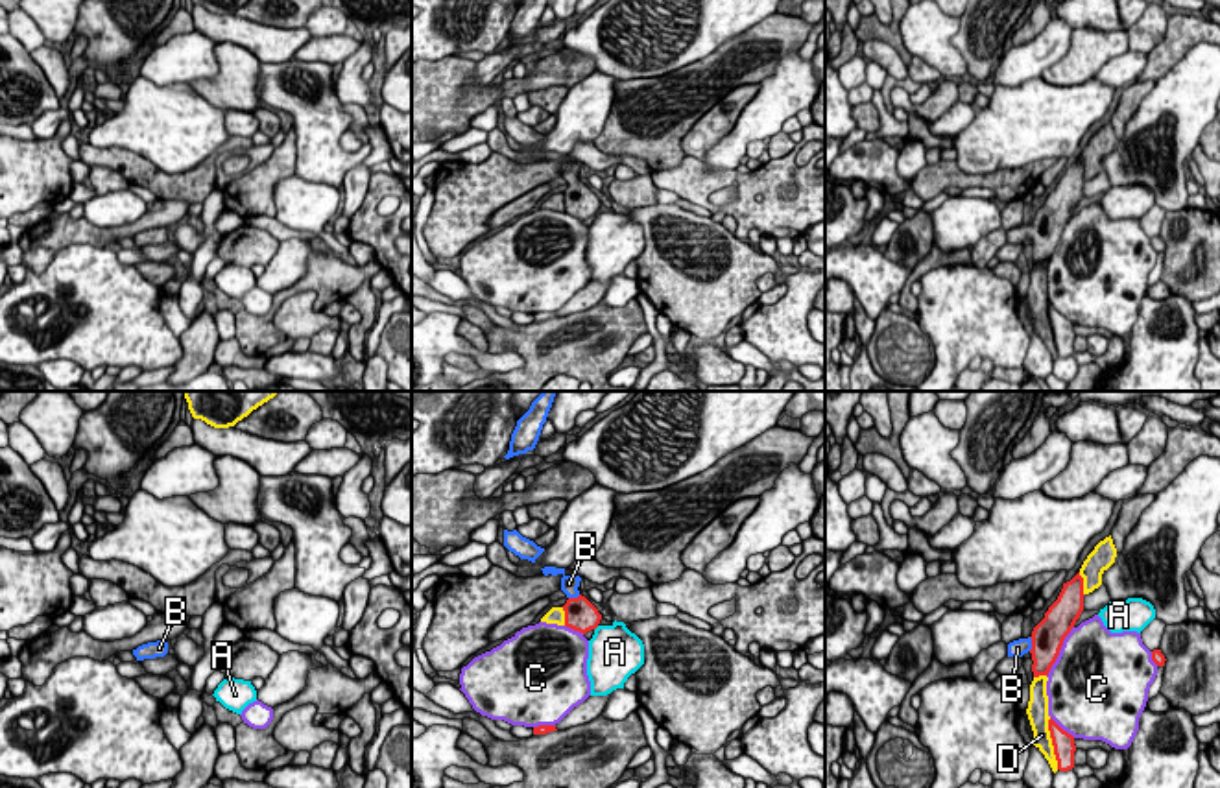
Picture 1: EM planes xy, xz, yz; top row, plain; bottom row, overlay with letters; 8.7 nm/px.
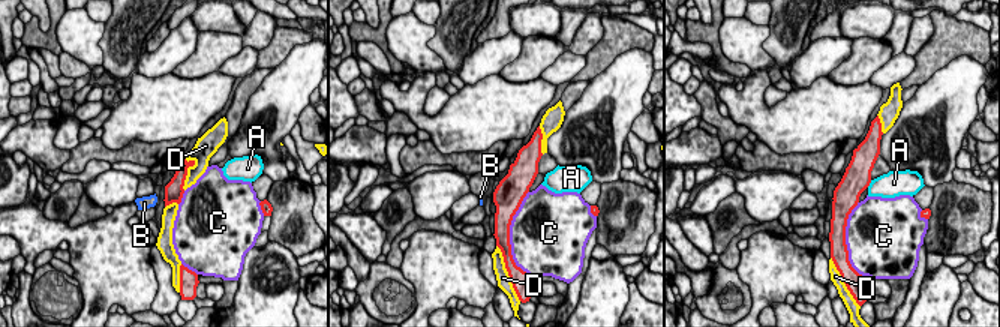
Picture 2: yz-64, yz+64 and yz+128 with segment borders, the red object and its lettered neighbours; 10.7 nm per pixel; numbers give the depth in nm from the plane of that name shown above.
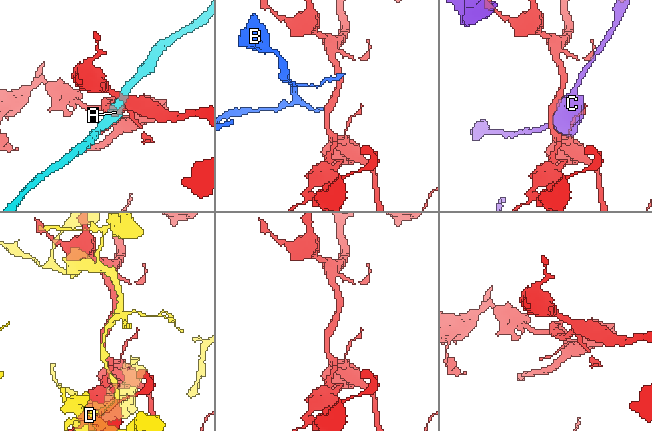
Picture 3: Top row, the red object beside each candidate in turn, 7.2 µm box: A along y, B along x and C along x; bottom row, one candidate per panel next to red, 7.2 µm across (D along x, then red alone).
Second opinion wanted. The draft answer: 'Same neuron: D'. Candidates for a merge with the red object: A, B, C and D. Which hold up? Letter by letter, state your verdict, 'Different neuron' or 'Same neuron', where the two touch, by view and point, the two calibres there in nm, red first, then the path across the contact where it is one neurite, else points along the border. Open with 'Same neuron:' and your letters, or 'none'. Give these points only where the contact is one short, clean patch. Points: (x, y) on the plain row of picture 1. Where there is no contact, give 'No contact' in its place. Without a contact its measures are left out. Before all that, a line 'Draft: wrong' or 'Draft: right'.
Draft: wrong
Same neuron: B
A: Different neuron. No contact
B: Same neuron. Touches red at yz (1032, 231). Thickness 280 nm (red) against 160 nm. Path across: yz (1047, 224), (1032, 231), (1017, 235)
C: Different neuron. Touches red at yz (1058, 238). Thickness 280 nm (red) against 480 nm
D: Different neuron. Touches red at yz (1052, 331). Thickness 190 nm (red) against 160 nm

